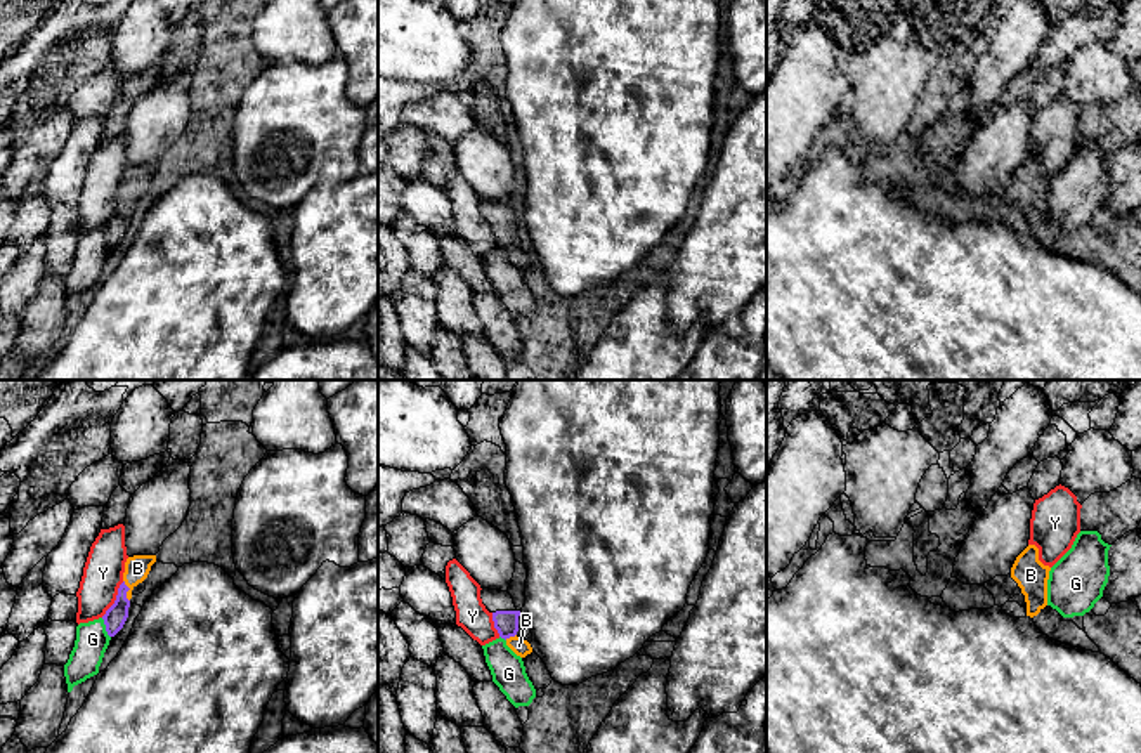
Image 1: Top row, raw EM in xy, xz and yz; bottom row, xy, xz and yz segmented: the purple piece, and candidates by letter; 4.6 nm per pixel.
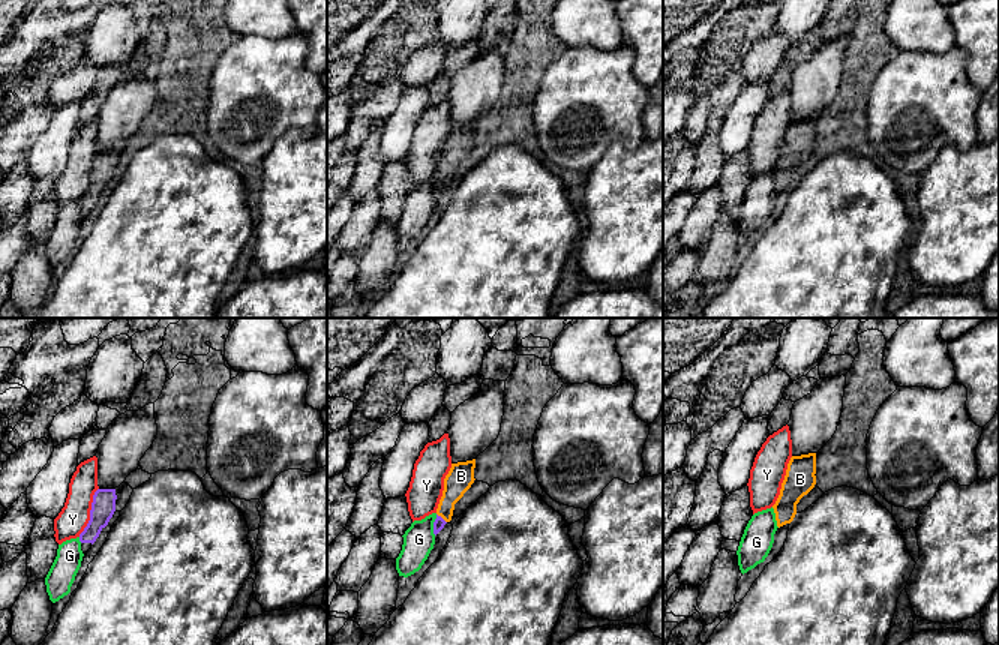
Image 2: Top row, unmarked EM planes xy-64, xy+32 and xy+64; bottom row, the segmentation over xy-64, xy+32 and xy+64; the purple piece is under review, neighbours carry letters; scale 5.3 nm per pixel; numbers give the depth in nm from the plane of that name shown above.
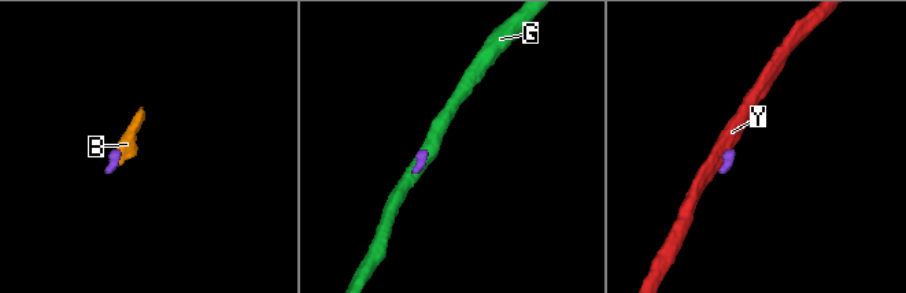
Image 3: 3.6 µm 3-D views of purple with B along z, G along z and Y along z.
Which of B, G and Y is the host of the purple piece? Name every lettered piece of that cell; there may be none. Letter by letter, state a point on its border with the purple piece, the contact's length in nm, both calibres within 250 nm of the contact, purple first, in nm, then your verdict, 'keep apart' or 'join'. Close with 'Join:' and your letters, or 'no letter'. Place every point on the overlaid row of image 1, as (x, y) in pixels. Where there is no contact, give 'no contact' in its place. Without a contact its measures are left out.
B: contact xy (129, 589); length 110 nm; calibres 100 and 120 nm; join
G: contact xy (106, 628); length 100 nm; calibres 100 and 150 nm; keep apart
Y: contact xy (117, 599); length 200 nm; calibres 100 and 190 nm; keep apart
Join: B

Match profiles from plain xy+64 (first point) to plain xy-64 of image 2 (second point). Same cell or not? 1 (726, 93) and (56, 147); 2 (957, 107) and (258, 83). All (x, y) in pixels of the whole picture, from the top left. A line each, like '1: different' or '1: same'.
1: different
2: same

